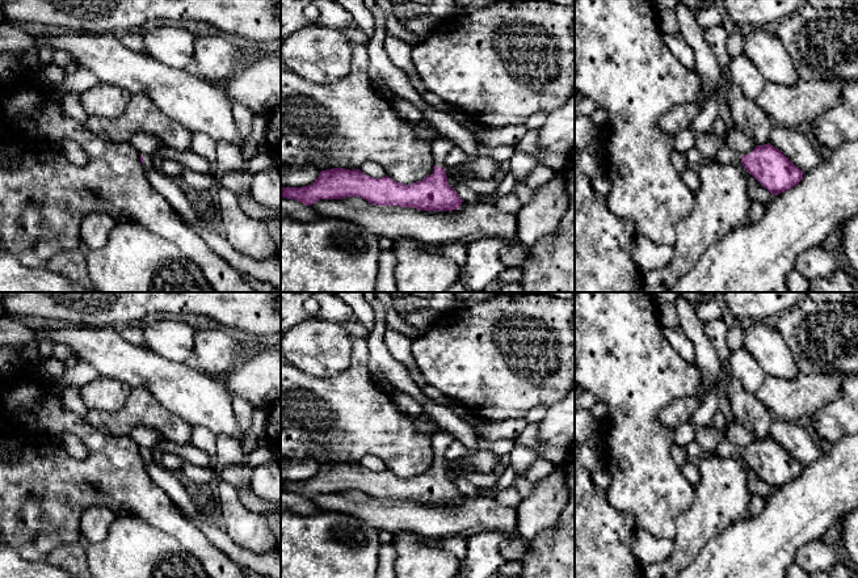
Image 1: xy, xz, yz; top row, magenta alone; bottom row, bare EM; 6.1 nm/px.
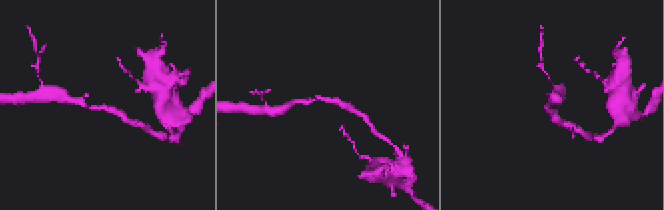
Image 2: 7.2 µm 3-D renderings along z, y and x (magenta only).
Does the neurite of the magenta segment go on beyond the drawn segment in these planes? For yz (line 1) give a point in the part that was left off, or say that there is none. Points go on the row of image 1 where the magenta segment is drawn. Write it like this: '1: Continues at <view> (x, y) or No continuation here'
1: Continues at yz (724, 155)

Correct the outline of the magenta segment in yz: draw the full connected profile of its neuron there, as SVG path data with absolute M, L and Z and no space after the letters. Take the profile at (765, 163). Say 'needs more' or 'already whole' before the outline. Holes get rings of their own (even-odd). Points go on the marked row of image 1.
needs more; M770 143L756 145L749 155L740 155L727 147L722 147L714 160L741 164L773 195L796 186L804 174Z

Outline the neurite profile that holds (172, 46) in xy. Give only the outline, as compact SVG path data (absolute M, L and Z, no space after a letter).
M155 22L142 33L147 56L171 68L193 67L197 38L189 30Z

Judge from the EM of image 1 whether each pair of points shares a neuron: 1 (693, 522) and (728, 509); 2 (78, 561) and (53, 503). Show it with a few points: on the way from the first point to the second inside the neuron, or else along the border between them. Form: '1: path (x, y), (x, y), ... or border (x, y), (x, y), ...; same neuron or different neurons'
1: path (702, 522), (715, 509), (719, 509); same neuron
2: border (78, 541), (61, 544), (46, 560); different neurons

